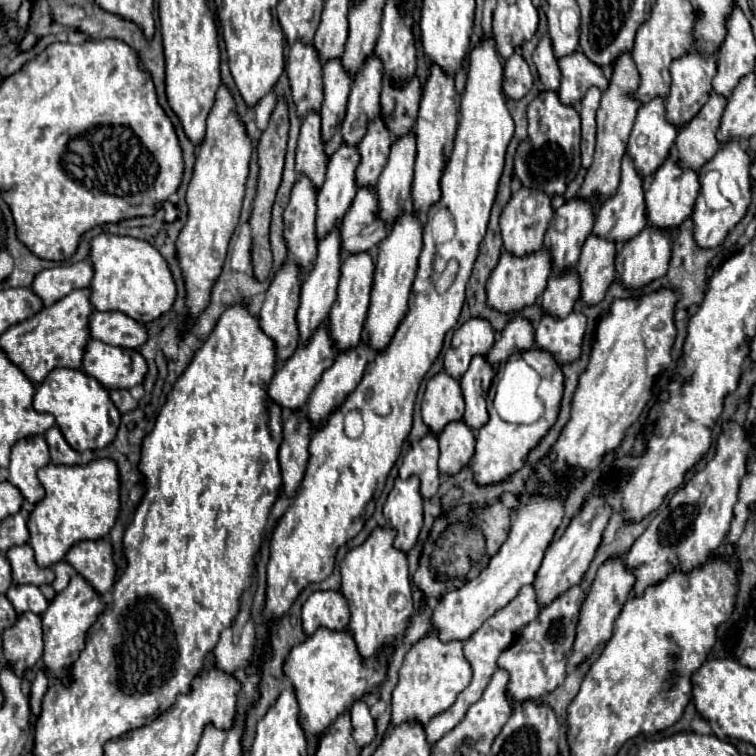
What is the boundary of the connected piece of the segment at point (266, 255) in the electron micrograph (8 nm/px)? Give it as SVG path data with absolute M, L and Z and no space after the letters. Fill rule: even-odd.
M284 98L276 102L276 108L270 116L268 128L262 132L260 144L258 144L258 162L260 162L260 178L258 178L258 192L254 198L254 208L250 216L250 226L252 226L252 266L254 266L254 276L258 280L266 280L270 268L272 268L272 252L270 252L270 240L268 240L268 230L270 230L270 216L272 216L272 204L282 180L282 170L284 170L284 156L286 156L286 142L288 142L288 104Z

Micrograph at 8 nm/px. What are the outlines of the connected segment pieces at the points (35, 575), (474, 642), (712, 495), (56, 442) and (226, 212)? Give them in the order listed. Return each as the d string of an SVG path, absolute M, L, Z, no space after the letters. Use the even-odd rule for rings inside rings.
M30 544L22 546L12 546L6 552L6 558L12 564L12 578L16 584L52 584L54 582L54 572L52 568L42 568L34 560L34 550Z
M524 586L524 588L520 590L520 594L518 594L508 606L504 606L502 610L498 610L498 612L496 612L492 618L488 618L468 640L464 640L464 658L470 662L472 672L474 672L472 682L470 682L468 688L464 688L464 690L458 694L456 702L454 702L446 712L442 712L442 714L438 714L436 718L432 718L430 724L424 728L424 730L426 730L426 740L428 740L428 744L438 742L438 738L446 736L450 730L454 730L454 726L458 726L458 722L462 722L466 710L482 696L482 692L484 692L486 684L490 682L492 674L498 670L498 666L496 666L498 656L500 656L506 648L510 648L510 646L514 644L514 638L524 630L524 626L530 624L530 622L538 616L538 610L540 610L540 606L538 606L538 602L536 602L534 588L532 588L532 586Z
M726 422L718 436L716 456L704 466L704 470L696 472L686 486L676 490L670 504L652 518L646 532L626 554L626 570L636 578L632 594L642 594L646 586L662 582L662 578L674 570L694 570L694 566L706 564L712 554L716 554L730 530L732 508L738 502L738 490L746 476L746 458L750 450L752 442L742 426Z
M52 426L44 434L44 438L46 438L46 444L50 448L50 456L52 456L54 464L68 464L68 466L72 466L72 464L80 462L80 454L74 448L70 448L70 444L64 440L62 432L58 430L58 426Z
M220 84L214 106L208 114L206 136L196 148L194 174L188 186L188 222L182 228L176 248L180 256L180 268L188 290L188 312L200 314L210 298L210 288L220 276L230 236L240 218L240 206L244 198L246 178L250 170L252 142L244 122L236 112L236 100L226 84Z

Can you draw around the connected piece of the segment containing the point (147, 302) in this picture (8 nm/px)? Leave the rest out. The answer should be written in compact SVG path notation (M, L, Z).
M98 234L92 240L90 262L94 266L90 302L96 310L120 310L138 322L152 322L166 314L176 298L176 284L164 256L146 240L116 234Z

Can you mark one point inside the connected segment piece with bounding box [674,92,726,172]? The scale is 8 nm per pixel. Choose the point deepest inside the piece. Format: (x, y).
(696, 143)

